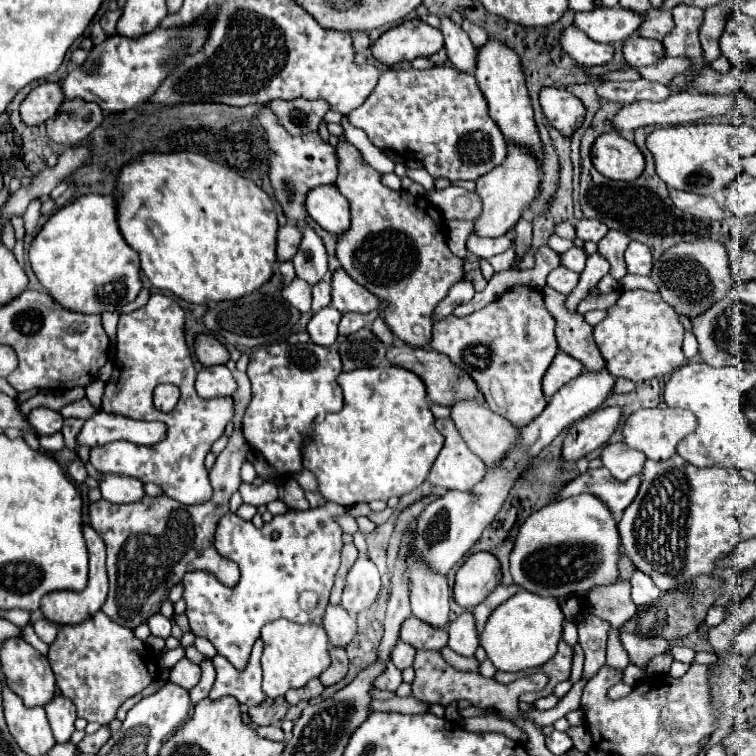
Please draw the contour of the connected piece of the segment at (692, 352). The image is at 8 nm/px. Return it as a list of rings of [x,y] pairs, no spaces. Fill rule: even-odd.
[[[686,329],[686,333],[684,333],[684,355],[688,359],[692,359],[692,357],[698,355],[698,343],[696,343],[696,337],[692,335],[690,329]]]

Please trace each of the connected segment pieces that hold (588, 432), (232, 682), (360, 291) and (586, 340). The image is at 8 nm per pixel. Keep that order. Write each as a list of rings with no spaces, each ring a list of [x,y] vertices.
[[[604,407],[576,421],[564,437],[562,459],[578,461],[580,457],[586,457],[590,451],[602,447],[618,427],[620,415],[622,411],[618,407]]]
[[[260,639],[252,647],[252,655],[248,659],[248,665],[244,671],[236,671],[228,659],[222,655],[216,655],[212,659],[216,667],[216,683],[210,691],[210,699],[220,699],[224,695],[232,695],[238,699],[238,703],[252,707],[266,701],[266,695],[262,691],[262,669],[260,669],[260,655],[262,655],[262,643]]]
[[[338,269],[332,275],[332,307],[336,307],[340,313],[358,311],[358,313],[370,313],[370,311],[384,311],[386,303],[372,295],[368,289],[360,287],[344,269]]]
[[[550,287],[542,289],[544,305],[552,313],[556,321],[556,339],[558,347],[572,355],[574,359],[582,361],[586,371],[600,371],[604,369],[604,361],[596,343],[592,339],[592,327],[584,321],[578,311],[564,309],[564,295],[552,291]]]

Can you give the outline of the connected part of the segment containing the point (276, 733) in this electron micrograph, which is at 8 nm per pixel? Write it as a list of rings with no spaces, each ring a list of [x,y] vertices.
[[[266,725],[266,727],[256,727],[256,733],[264,739],[270,741],[284,741],[284,731],[278,725]]]

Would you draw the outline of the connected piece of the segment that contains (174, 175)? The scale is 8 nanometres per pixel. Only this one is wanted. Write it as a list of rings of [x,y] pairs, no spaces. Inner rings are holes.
[[[190,151],[140,155],[118,173],[118,227],[126,243],[140,255],[140,269],[158,289],[168,289],[188,303],[240,299],[260,289],[276,265],[278,219],[274,201],[234,169]]]

